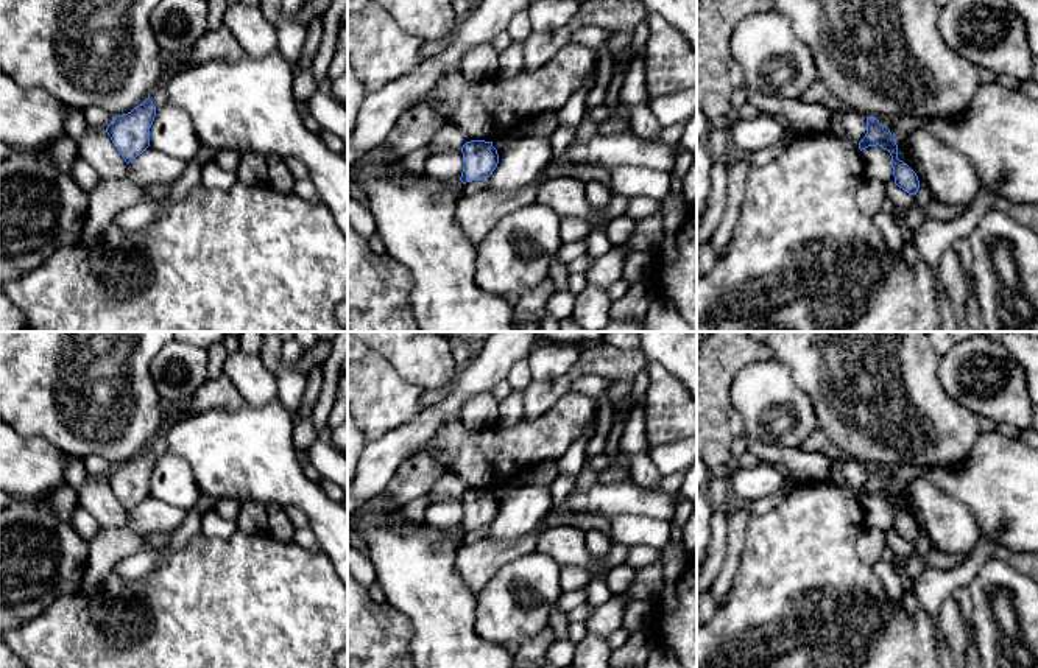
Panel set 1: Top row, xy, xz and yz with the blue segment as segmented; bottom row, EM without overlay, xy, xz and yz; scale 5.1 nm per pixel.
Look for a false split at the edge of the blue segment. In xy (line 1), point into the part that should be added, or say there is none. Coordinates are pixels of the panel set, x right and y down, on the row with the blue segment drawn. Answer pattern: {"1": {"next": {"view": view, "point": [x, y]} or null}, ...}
{"1": {"next": null}}

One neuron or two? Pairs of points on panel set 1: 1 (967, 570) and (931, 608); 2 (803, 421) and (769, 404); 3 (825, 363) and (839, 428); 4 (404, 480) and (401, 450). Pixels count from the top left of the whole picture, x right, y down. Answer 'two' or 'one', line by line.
1: one
2: one
3: one
4: two

